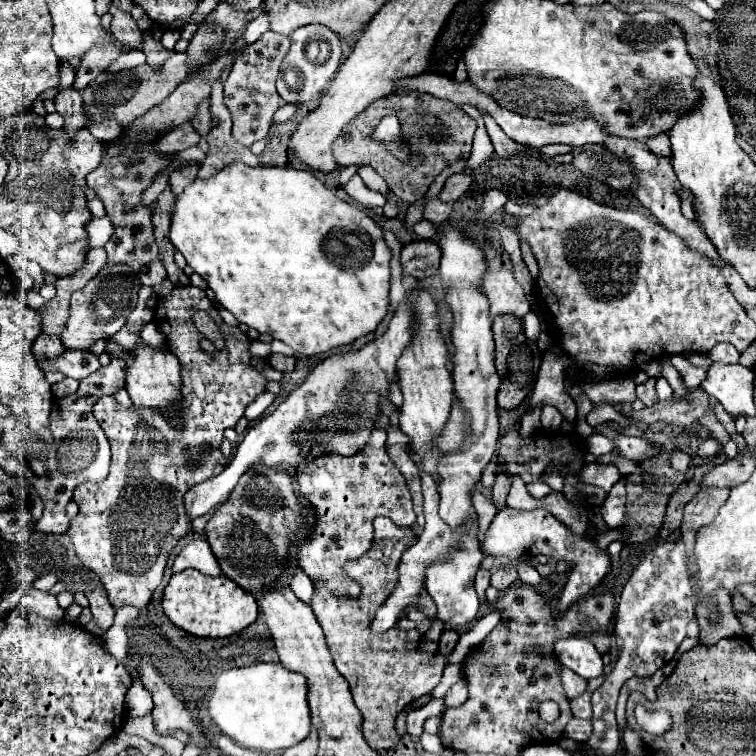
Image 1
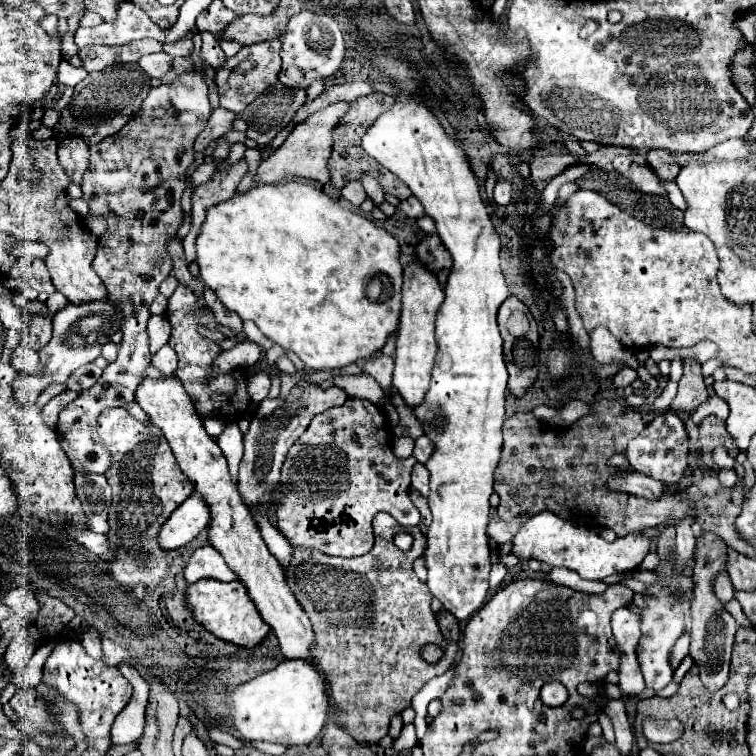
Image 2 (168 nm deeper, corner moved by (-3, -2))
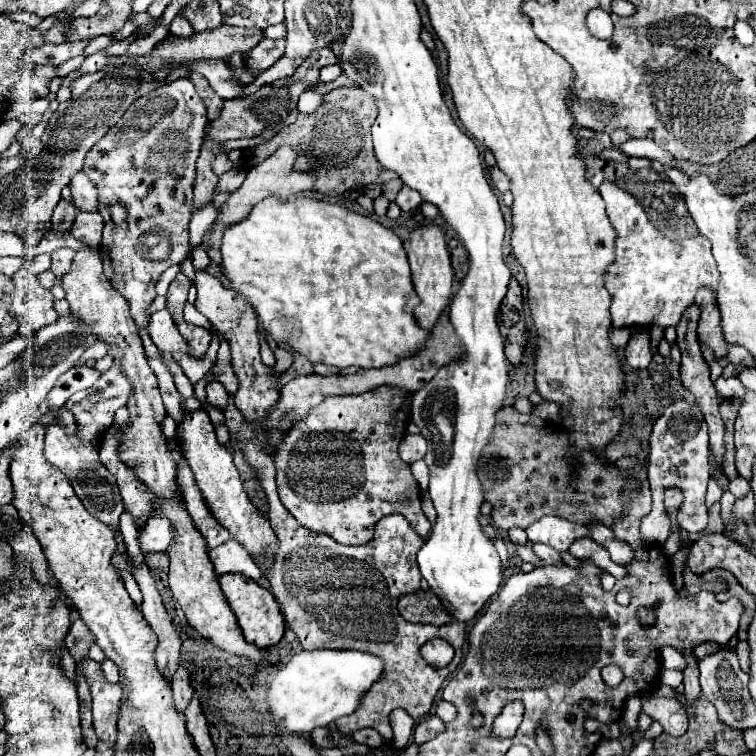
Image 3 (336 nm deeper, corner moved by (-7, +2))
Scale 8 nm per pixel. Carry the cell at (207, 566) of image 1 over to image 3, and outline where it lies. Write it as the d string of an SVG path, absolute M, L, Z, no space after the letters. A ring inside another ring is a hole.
M233 539L221 543L215 549L209 549L209 559L211 559L217 575L241 573L245 577L251 577L253 581L261 579L261 571L255 565L255 561L251 561L249 553Z

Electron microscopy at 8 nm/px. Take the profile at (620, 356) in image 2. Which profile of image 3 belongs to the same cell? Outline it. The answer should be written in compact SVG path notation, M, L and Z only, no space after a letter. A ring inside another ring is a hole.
M613 327L609 329L609 341L615 349L623 349L627 345L629 337L631 337L629 329L613 329Z

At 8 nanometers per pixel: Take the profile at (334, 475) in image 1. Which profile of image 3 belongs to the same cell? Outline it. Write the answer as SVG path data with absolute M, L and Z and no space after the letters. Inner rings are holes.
M377 387L351 397L327 397L323 405L299 421L285 437L275 457L277 487L281 503L307 529L335 537L341 545L367 545L373 537L375 523L389 514L403 515L417 533L427 539L431 523L425 517L419 501L419 485L411 475L411 465L401 461L397 447L405 435L405 421L409 421L411 393L395 387Z

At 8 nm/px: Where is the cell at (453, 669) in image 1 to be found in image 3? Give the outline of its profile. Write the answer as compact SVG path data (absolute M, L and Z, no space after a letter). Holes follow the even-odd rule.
M395 709L391 713L391 727L393 727L393 747L405 749L409 745L411 733L415 729L415 719L407 711Z

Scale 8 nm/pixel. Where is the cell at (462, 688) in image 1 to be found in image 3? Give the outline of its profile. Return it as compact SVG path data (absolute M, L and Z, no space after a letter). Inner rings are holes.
M437 701L435 703L435 715L439 715L445 723L449 723L449 721L453 721L453 717L455 717L455 705L451 705L451 703L447 703L447 701Z

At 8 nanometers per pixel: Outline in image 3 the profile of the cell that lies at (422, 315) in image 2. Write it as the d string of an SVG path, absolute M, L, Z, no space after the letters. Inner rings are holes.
M421 225L411 233L409 247L407 247L411 273L413 273L413 287L419 297L419 305L415 307L417 325L425 331L431 331L451 301L451 285L453 285L453 269L449 261L449 249L445 241L445 233L437 225Z

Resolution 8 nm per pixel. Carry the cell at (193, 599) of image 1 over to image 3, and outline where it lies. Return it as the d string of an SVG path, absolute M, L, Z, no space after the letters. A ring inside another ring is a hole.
M239 573L221 575L219 577L219 585L221 585L221 591L223 591L233 615L237 617L237 625L241 627L243 637L249 643L253 643L253 645L263 649L263 647L275 645L283 637L283 631L285 631L283 615L279 611L279 605L275 601L275 597L267 589L263 589L253 579L247 579L247 577L239 575Z

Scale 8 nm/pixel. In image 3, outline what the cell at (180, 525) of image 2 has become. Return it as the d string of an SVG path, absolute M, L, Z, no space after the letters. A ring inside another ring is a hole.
M163 515L151 517L147 521L147 529L139 535L139 545L143 551L167 551L171 547L171 541L175 539L175 525Z

